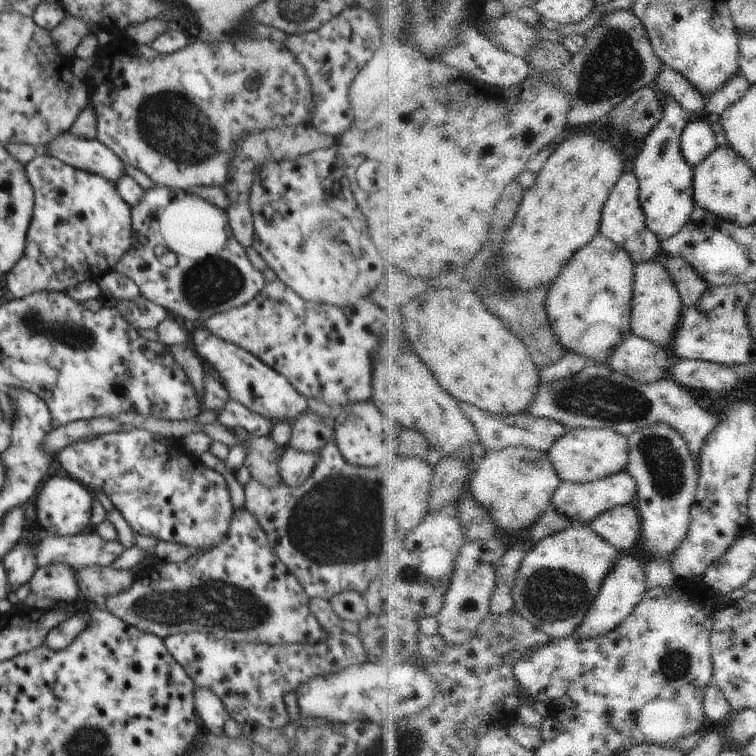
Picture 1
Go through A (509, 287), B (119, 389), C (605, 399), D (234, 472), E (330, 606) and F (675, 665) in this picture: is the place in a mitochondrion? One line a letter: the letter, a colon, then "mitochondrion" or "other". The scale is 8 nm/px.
A: other
B: other
C: mitochondrion
D: other
E: other
F: mitochondrion

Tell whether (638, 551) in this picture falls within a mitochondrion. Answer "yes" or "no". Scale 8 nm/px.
no

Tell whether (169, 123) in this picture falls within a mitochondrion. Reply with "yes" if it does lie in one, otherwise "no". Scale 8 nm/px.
yes

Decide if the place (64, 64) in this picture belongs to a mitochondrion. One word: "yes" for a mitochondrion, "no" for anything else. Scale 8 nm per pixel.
no

